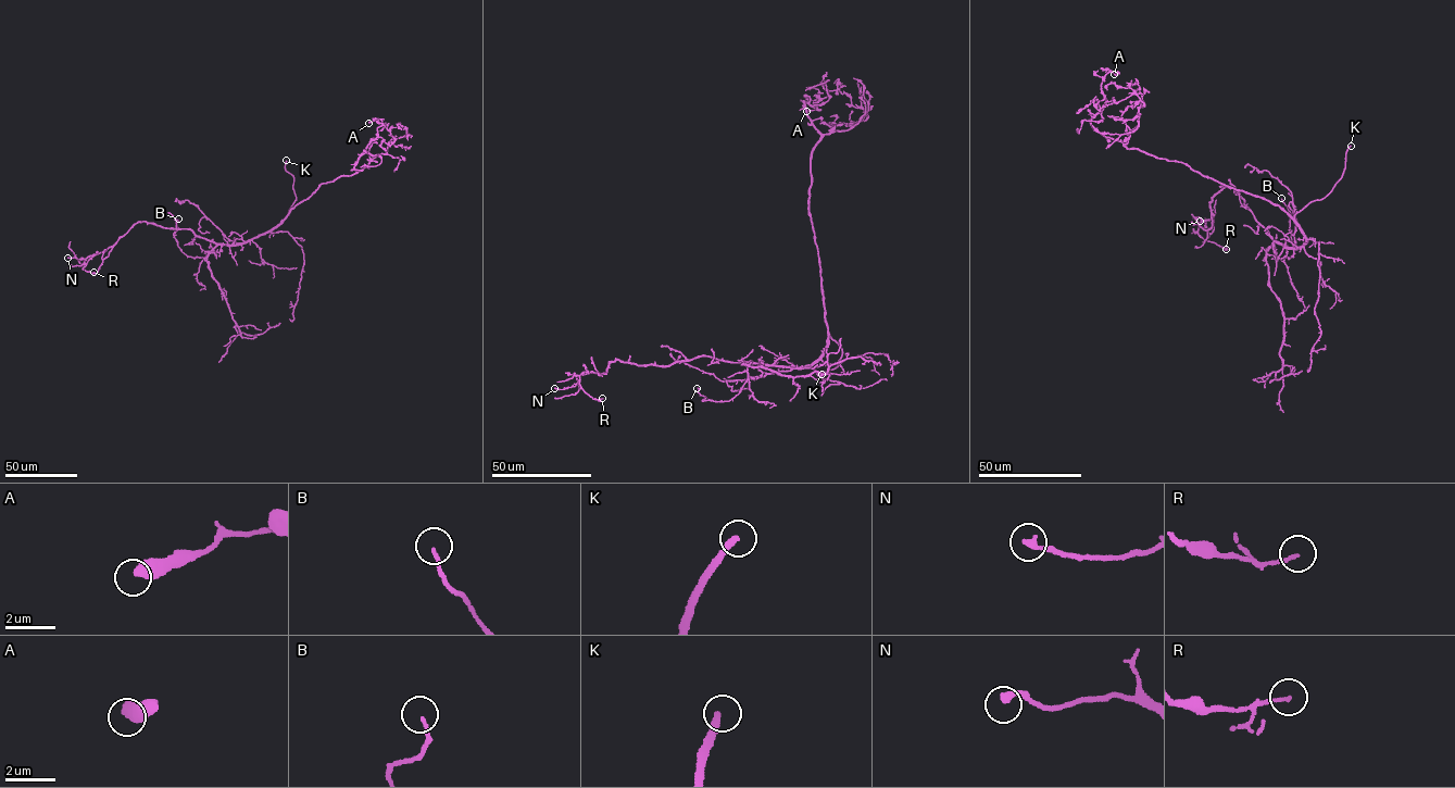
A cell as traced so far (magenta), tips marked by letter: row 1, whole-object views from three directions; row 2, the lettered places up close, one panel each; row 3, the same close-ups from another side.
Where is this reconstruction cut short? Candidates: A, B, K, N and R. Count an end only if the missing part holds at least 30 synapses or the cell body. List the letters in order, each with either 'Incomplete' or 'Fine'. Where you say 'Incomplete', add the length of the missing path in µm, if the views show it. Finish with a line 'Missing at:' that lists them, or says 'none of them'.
A: Fine
B: Fine
K: Incomplete. Missing length about 20 µm
N: Fine
R: Fine
Missing at: K

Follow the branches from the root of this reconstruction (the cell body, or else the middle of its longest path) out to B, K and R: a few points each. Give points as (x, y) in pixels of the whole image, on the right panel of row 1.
B: (1301, 229), (1306, 240), (1302, 246), (1275, 241), (1266, 252), (1290, 258), (1293, 251), (1291, 213), (1281, 198)
K: (1301, 229), (1294, 215), (1330, 191), (1342, 176), (1345, 152), (1351, 146)
R: (1301, 229), (1302, 246), (1275, 240), (1233, 188), (1221, 188), (1198, 233), (1226, 249)

